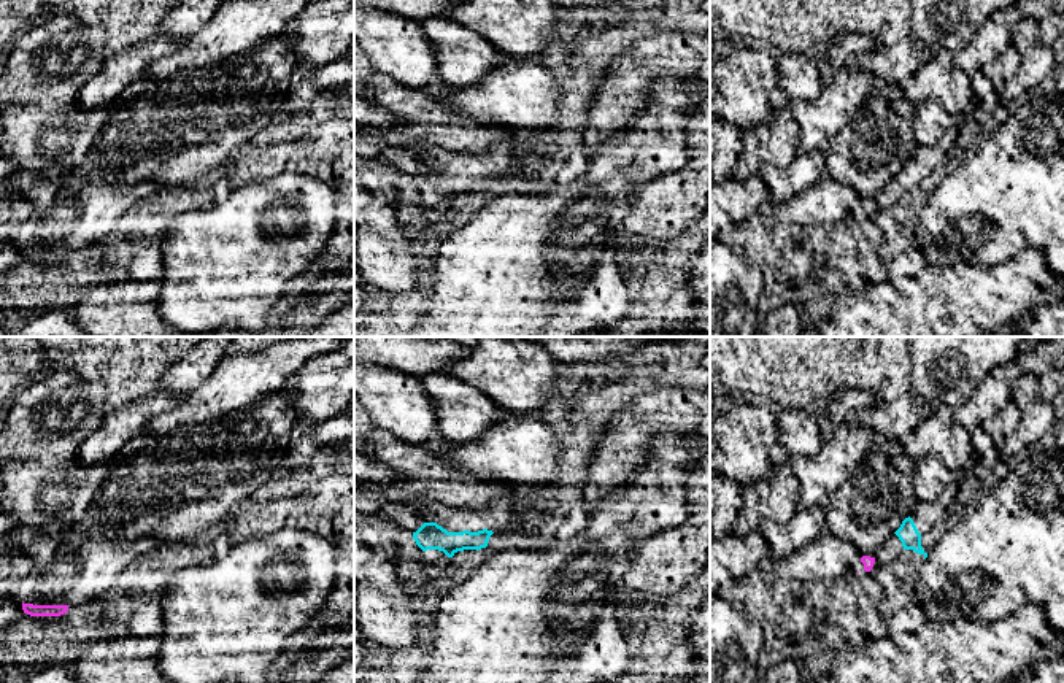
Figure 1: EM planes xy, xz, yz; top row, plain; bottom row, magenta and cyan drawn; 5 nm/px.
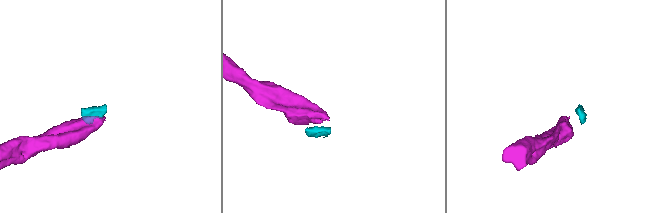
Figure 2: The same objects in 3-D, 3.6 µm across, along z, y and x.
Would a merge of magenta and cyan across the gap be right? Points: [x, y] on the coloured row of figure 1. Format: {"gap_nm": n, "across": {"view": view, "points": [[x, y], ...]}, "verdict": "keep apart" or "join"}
{"gap_nm": 160, "across": {"view": "yz", "points": [[874, 558], [902, 545]]}, "verdict": "join"}

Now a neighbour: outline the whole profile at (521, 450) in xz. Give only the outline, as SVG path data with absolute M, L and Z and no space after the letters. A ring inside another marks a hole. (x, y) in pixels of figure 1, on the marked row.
M510 413L503 421L472 442L451 442L437 432L424 445L480 480L505 481L519 489L549 486L561 469L557 459L562 446L557 442L554 429L530 415Z

